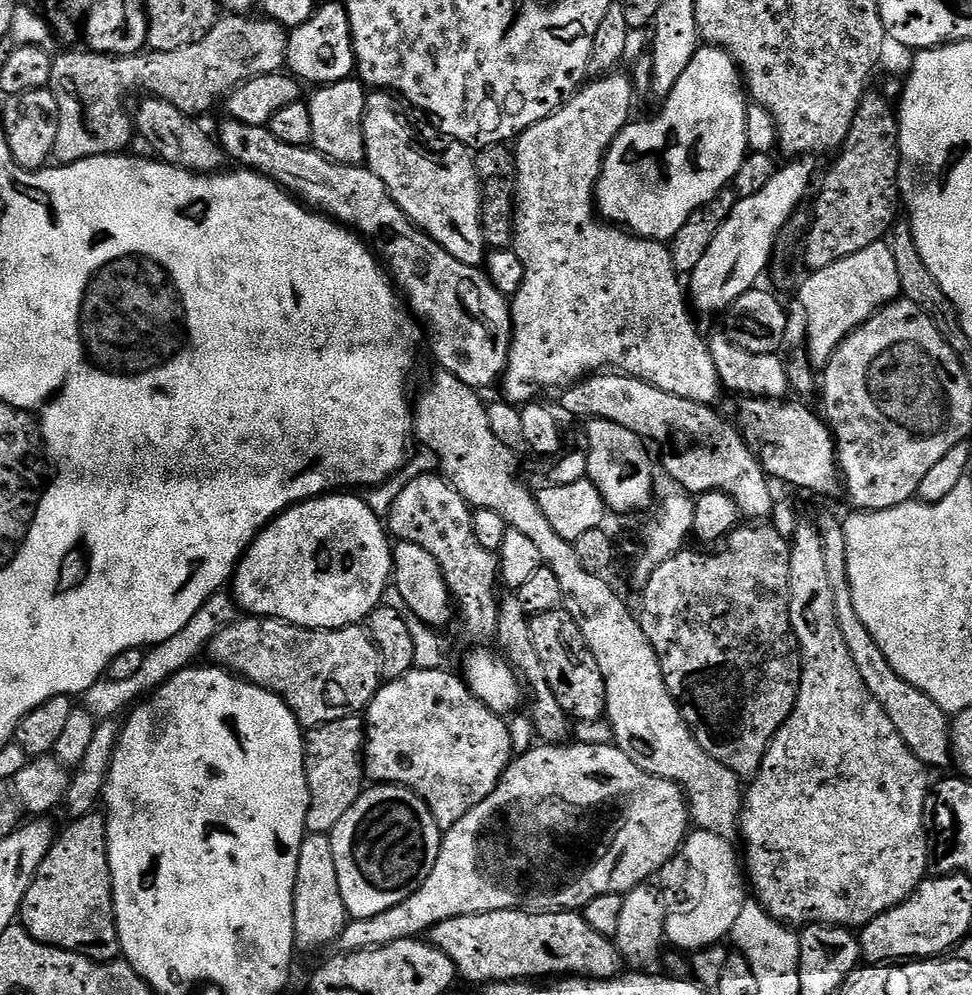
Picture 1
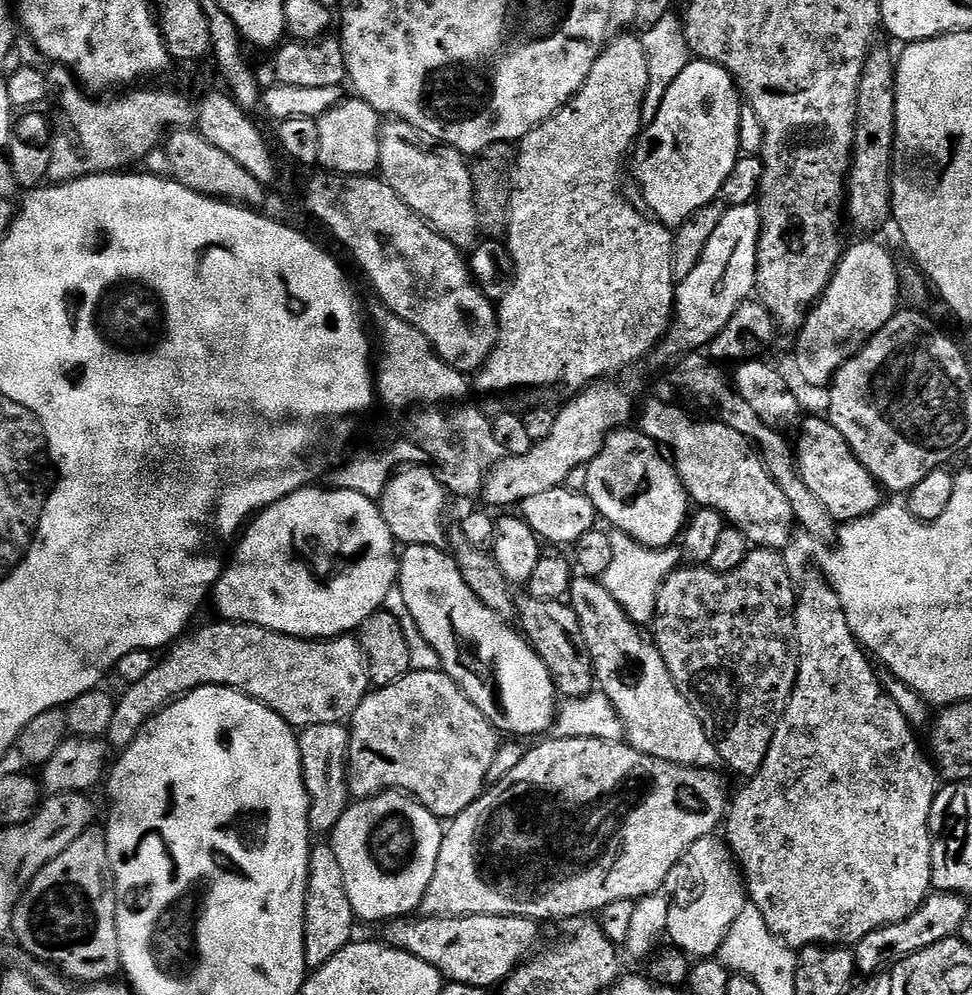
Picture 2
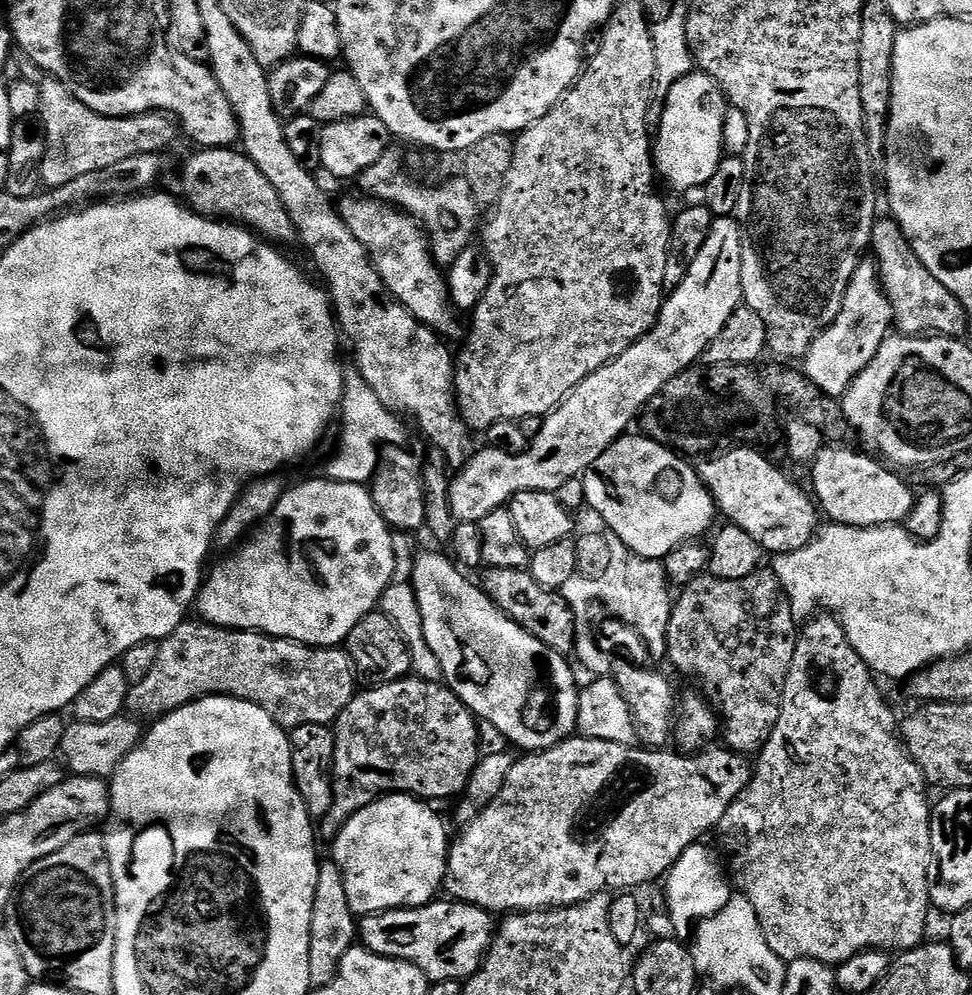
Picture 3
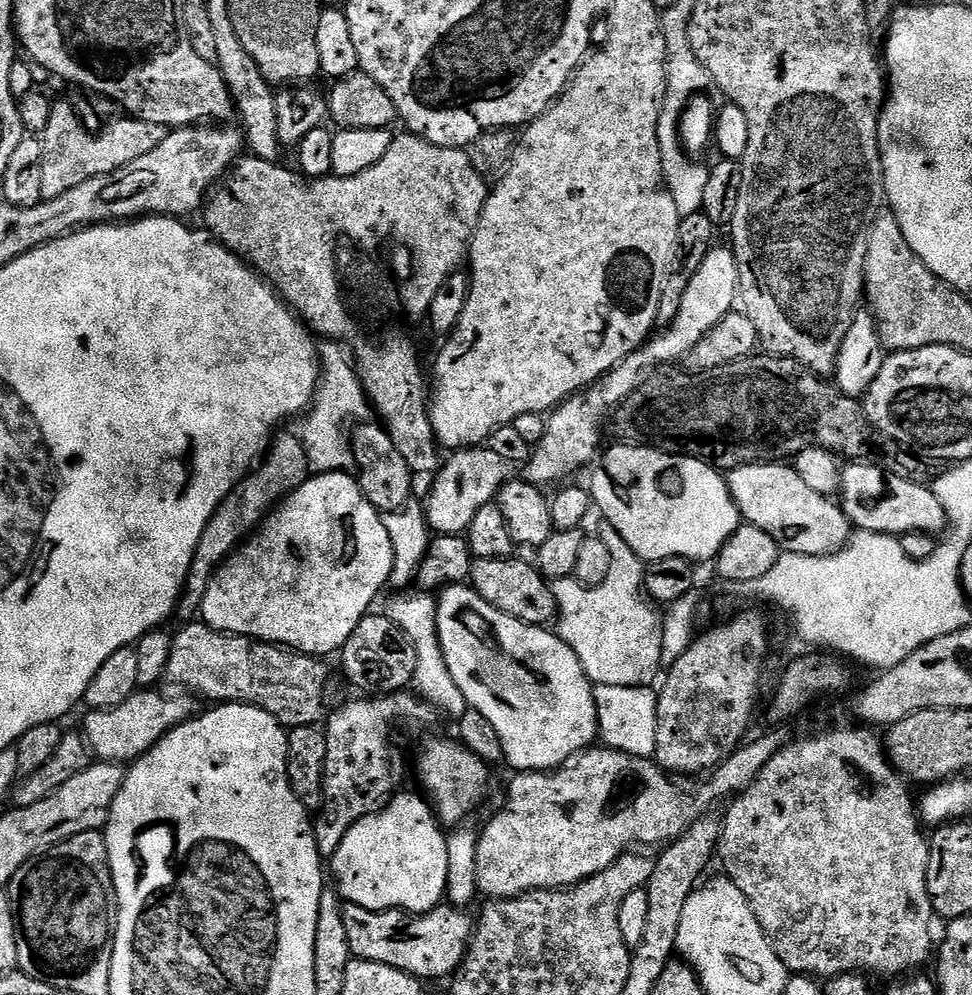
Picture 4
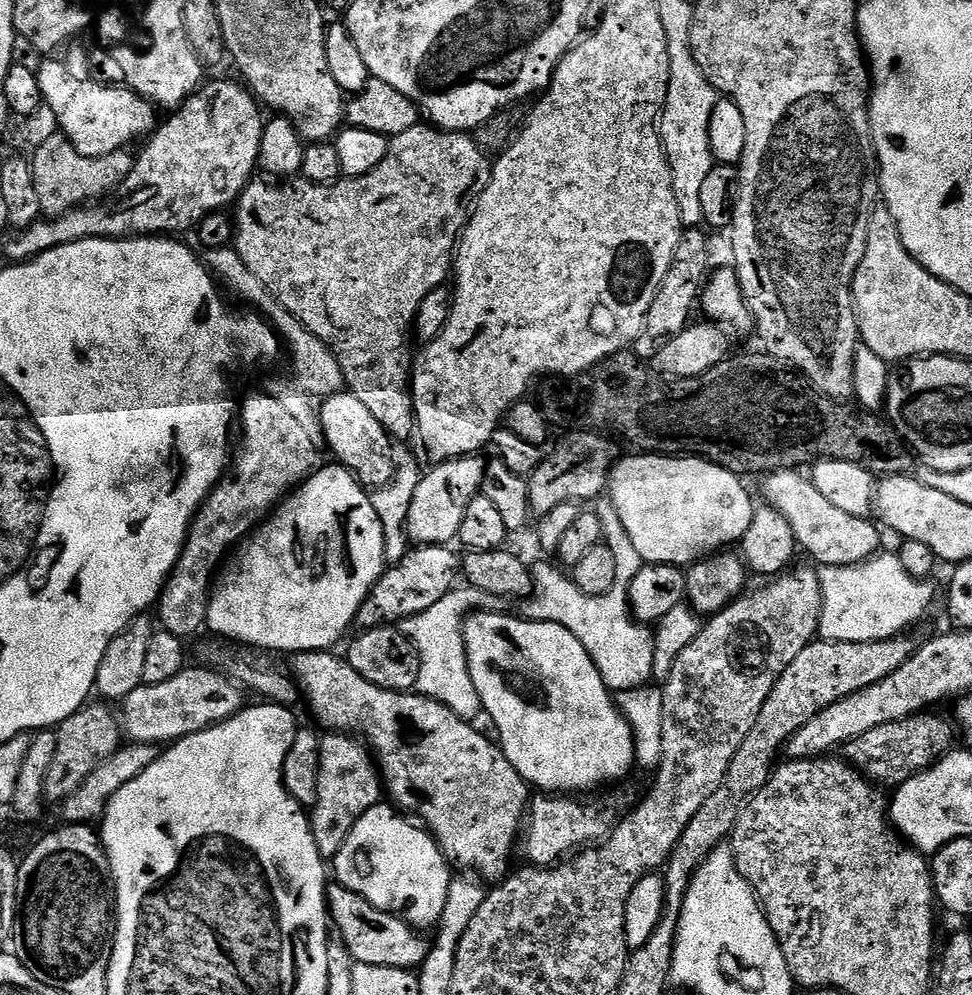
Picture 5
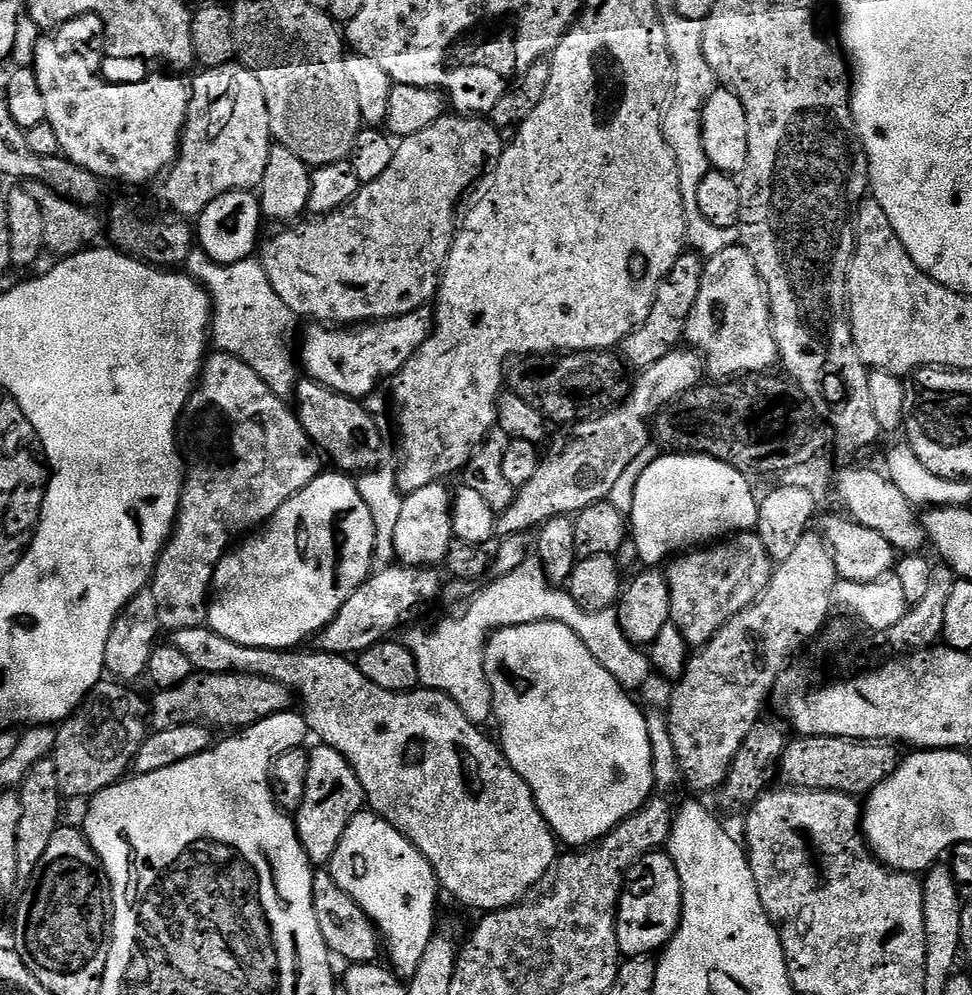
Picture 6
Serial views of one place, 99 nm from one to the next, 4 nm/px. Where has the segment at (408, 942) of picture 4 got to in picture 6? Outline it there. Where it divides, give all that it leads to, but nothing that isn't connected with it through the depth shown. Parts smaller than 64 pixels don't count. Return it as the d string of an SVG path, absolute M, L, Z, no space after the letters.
M316 870L312 873L312 897L314 898L314 914L318 918L318 930L322 930L322 938L326 942L329 953L333 957L341 956L349 965L370 964L382 952L382 937L375 924L358 902L354 902L351 894L342 886L338 886L335 875L328 870Z

